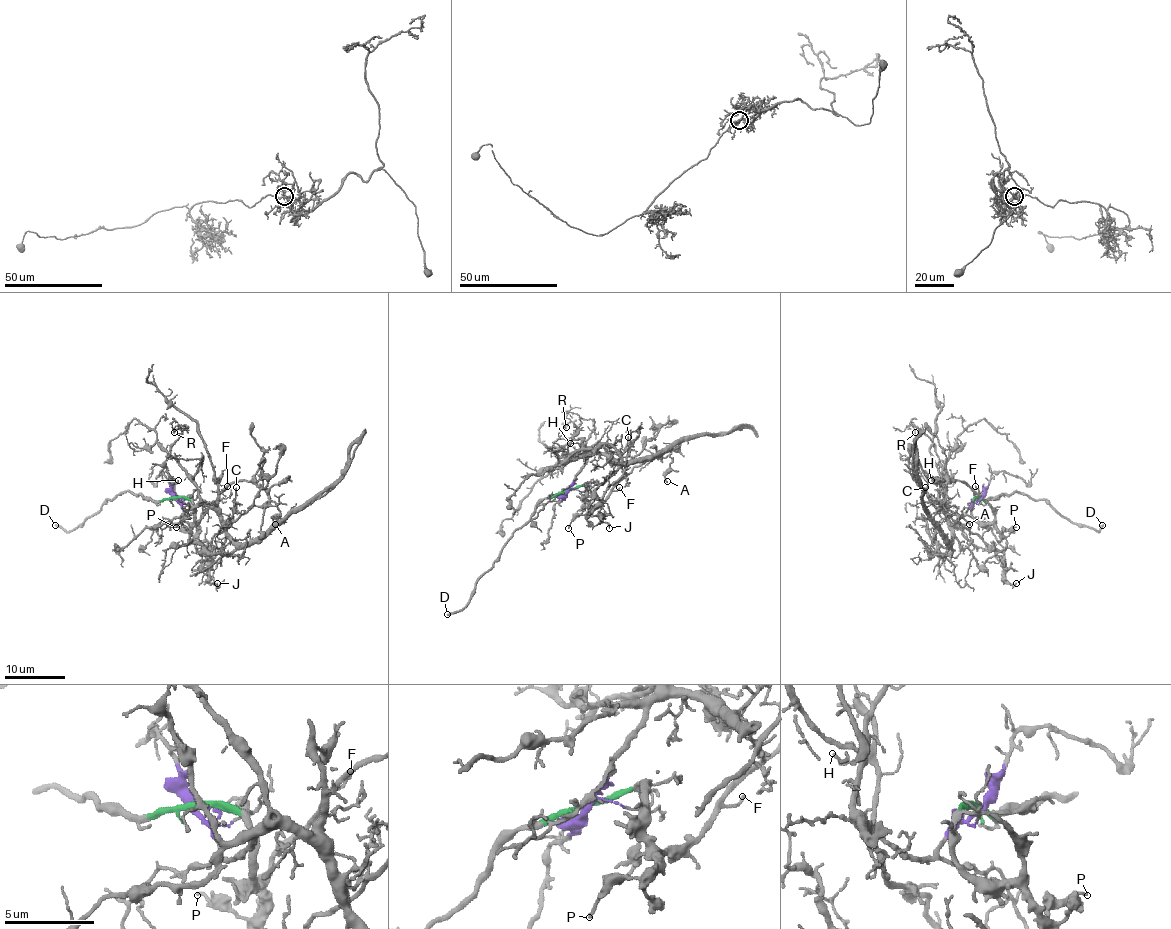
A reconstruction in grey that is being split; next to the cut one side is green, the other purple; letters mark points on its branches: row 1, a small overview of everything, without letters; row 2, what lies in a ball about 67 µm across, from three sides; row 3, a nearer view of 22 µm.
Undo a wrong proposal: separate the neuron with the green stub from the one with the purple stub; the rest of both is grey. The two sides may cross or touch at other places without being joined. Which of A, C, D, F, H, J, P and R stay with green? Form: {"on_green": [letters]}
{"on_green": ["A", "D", "F", "J", "P"]}

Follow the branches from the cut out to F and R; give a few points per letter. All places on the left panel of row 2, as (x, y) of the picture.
F: (175, 497), (184, 497), (193, 503), (193, 521), (196, 521), (227, 485)
R: (175, 497), (184, 514), (194, 509), (184, 508), (166, 463), (172, 445), (185, 427), (175, 421), (173, 433)

